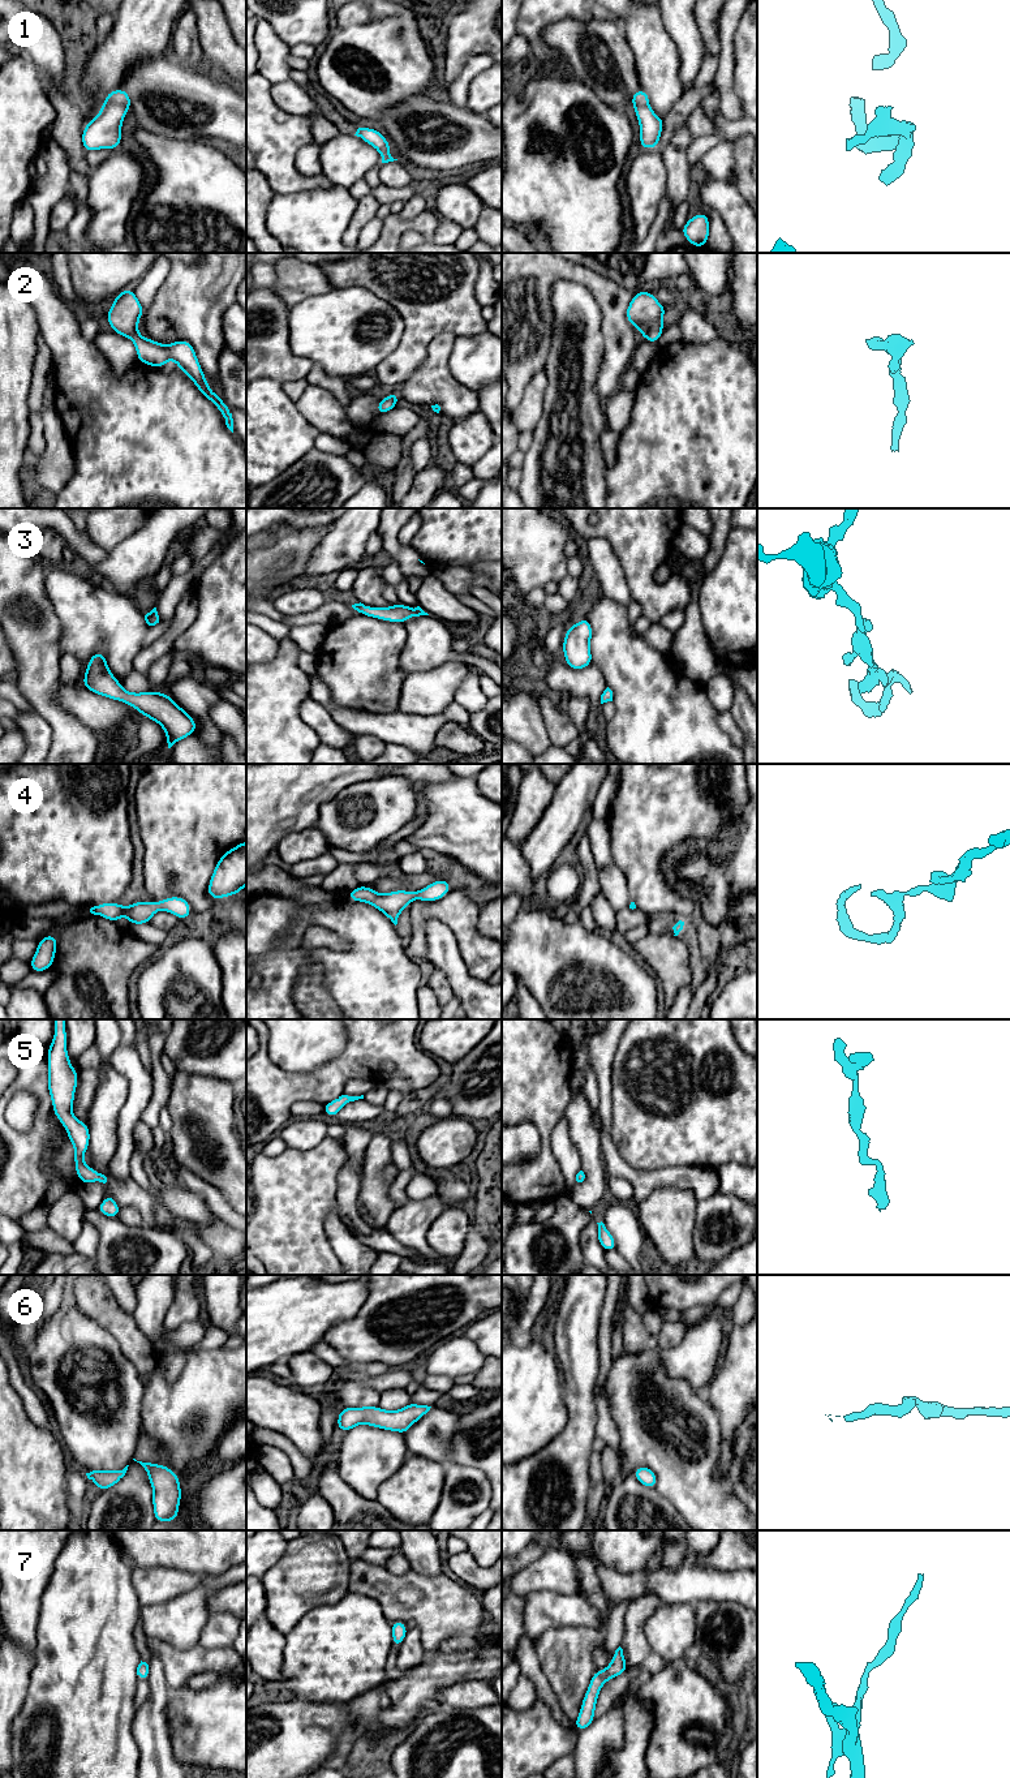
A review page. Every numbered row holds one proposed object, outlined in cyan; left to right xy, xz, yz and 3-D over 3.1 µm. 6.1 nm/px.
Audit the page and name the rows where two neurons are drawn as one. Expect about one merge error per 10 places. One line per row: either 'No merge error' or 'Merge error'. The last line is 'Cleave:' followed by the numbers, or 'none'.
1: No merge error
2: No merge error
3: No merge error
4: No merge error
5: No merge error
6: No merge error
7: No merge error
Cleave: none

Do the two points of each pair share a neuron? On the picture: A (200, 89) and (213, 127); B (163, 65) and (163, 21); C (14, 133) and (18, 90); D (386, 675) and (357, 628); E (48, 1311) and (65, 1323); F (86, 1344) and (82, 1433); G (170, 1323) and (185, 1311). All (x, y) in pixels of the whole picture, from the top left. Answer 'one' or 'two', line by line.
A: one
B: two
C: one
D: one
E: two
F: one
G: one

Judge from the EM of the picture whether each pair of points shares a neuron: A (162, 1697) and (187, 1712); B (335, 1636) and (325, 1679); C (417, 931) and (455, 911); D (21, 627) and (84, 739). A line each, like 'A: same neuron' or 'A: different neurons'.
A: different neurons
B: same neuron
C: same neuron
D: same neuron

